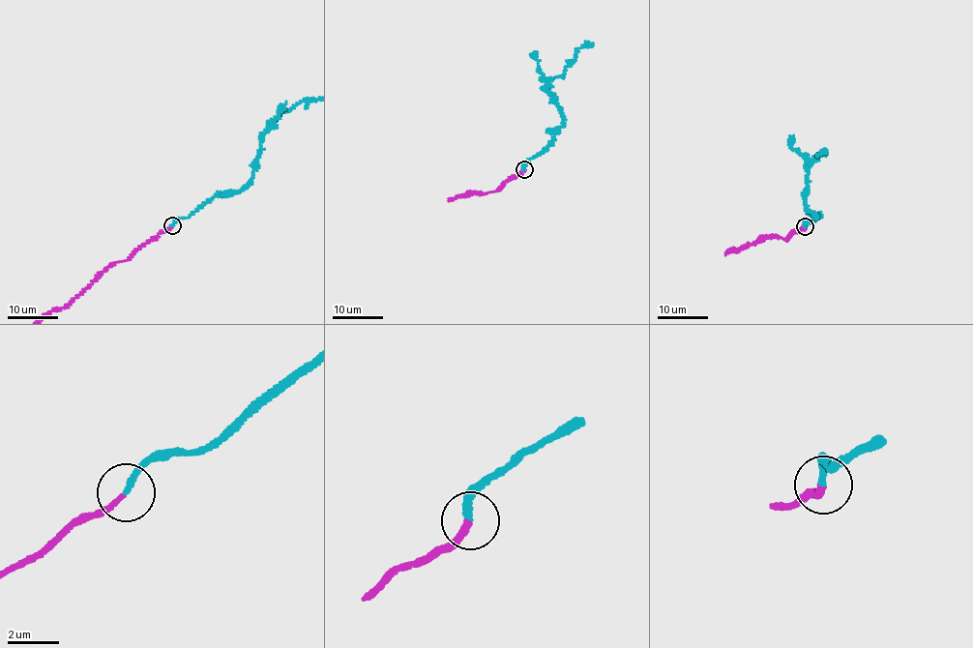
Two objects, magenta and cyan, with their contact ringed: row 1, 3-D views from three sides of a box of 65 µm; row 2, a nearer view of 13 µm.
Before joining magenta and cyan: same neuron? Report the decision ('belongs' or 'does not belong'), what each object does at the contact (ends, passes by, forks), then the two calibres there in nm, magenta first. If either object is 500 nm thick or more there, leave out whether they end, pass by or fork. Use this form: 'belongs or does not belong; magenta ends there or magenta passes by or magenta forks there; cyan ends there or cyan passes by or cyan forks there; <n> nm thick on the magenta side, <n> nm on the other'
belongs; magenta ends there; cyan ends there; 200 nm thick on the magenta side, 200 nm on the other

